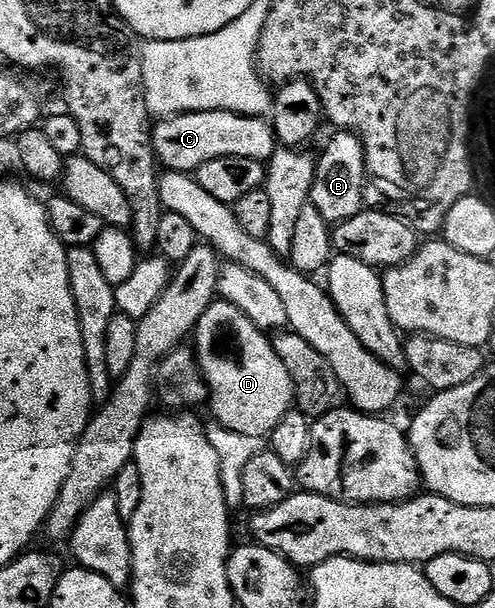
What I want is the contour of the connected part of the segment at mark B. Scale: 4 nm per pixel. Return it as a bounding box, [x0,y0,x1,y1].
[310,129,368,225]

